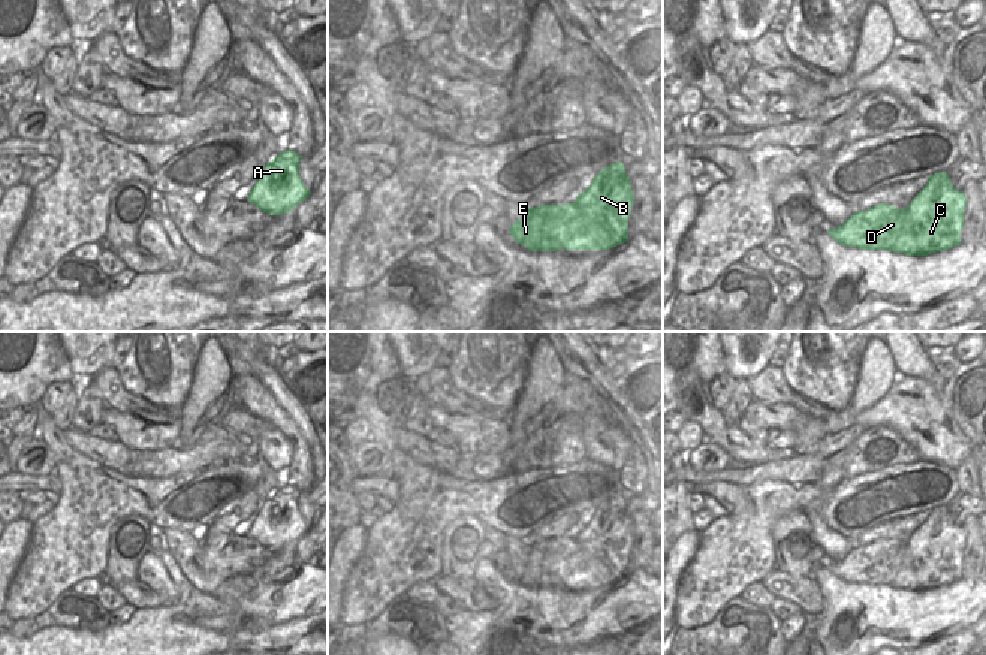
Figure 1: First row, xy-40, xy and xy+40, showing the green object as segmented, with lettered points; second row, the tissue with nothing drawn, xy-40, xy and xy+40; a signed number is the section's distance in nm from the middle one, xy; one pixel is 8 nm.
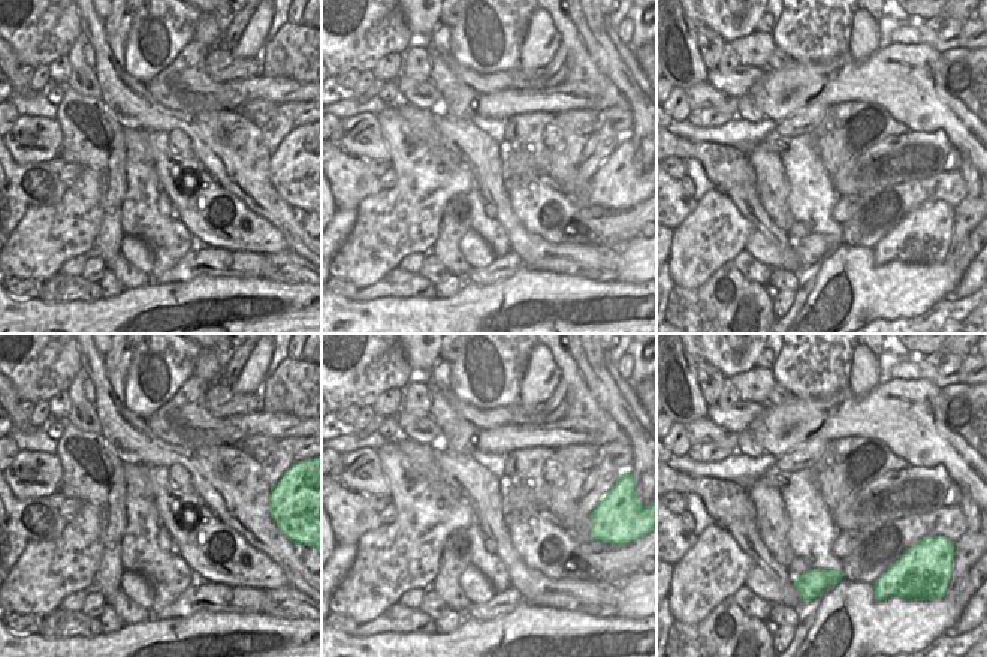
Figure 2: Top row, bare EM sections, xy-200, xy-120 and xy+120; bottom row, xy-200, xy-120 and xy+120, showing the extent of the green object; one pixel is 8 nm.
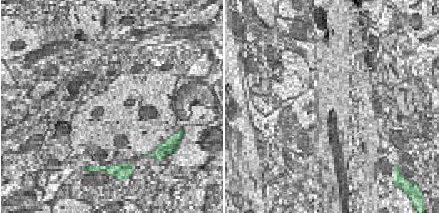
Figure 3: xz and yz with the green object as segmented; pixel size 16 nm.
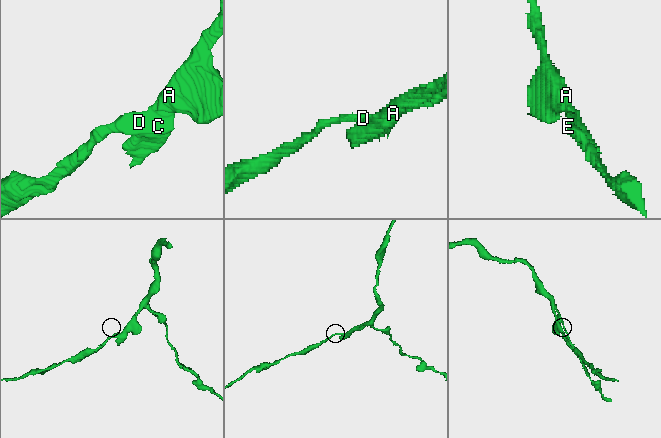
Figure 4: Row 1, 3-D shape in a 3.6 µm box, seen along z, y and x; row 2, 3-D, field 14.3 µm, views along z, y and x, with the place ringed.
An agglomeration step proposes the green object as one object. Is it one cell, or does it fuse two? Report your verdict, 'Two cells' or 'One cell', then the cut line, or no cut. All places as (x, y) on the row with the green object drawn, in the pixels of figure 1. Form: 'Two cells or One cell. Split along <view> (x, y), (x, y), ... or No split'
Two cells. Split along xy+40 (902, 210), (904, 231), (890, 250)

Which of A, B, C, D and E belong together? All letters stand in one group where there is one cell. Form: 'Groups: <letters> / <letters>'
Groups: A B C / D E

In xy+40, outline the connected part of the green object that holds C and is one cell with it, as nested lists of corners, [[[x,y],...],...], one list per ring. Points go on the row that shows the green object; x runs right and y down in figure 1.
[[[937,172],[929,176],[928,184],[922,191],[911,200],[911,203],[905,209],[896,211],[899,215],[902,211],[905,212],[905,227],[904,232],[896,239],[892,247],[893,253],[904,253],[907,256],[928,256],[931,253],[938,253],[944,250],[950,250],[961,244],[961,230],[964,227],[964,215],[965,215],[967,197],[964,191],[958,191],[947,175],[947,172]]]

